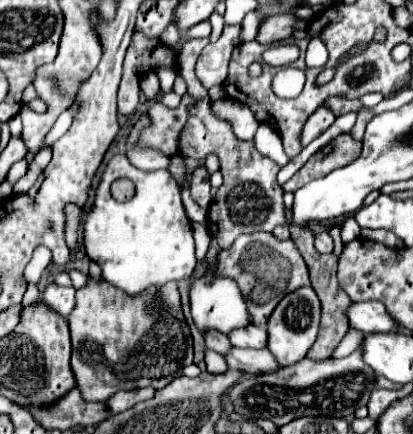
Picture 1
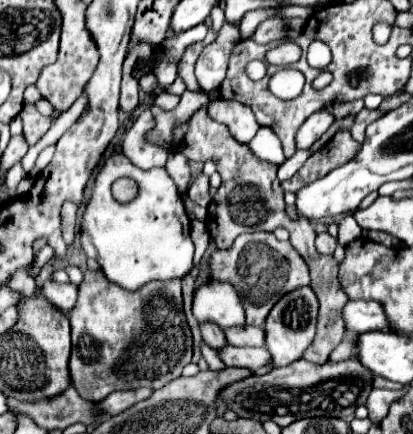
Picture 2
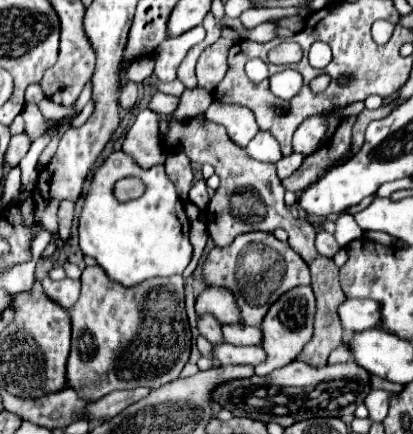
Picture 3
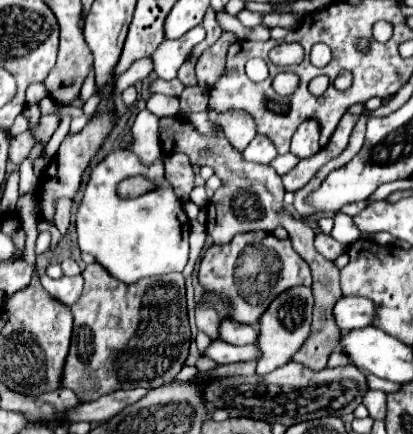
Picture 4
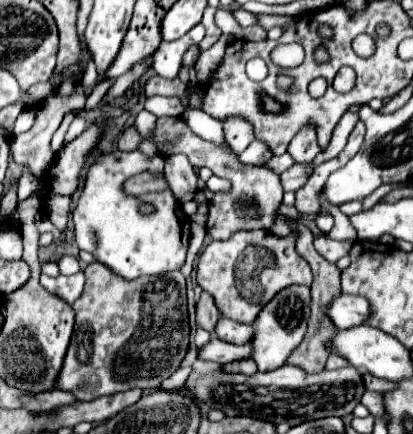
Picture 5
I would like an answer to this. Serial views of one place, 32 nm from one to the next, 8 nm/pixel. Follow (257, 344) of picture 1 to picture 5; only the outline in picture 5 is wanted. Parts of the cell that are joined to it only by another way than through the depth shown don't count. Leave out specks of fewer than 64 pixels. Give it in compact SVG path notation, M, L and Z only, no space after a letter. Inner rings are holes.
M220 318L214 332L220 340L232 344L248 344L248 340L252 338L252 328L248 324L240 324L228 318Z

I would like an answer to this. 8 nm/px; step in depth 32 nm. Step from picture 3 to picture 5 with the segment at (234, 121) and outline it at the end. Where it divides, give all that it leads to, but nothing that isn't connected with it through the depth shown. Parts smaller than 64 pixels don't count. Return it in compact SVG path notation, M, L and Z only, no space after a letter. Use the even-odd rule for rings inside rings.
M228 120L228 124L224 124L224 132L226 132L228 144L236 154L244 152L248 144L254 140L252 128L248 128L248 124L244 124L242 120Z

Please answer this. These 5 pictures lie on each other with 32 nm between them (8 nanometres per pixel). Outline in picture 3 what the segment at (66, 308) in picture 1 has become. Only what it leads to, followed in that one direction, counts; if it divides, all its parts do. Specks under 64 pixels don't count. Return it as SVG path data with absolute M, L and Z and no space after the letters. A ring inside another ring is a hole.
M44 278L42 286L46 290L46 294L56 300L56 304L60 304L62 308L72 308L74 302L80 296L80 280L72 280L72 278L64 278L64 280L52 280L52 278Z

